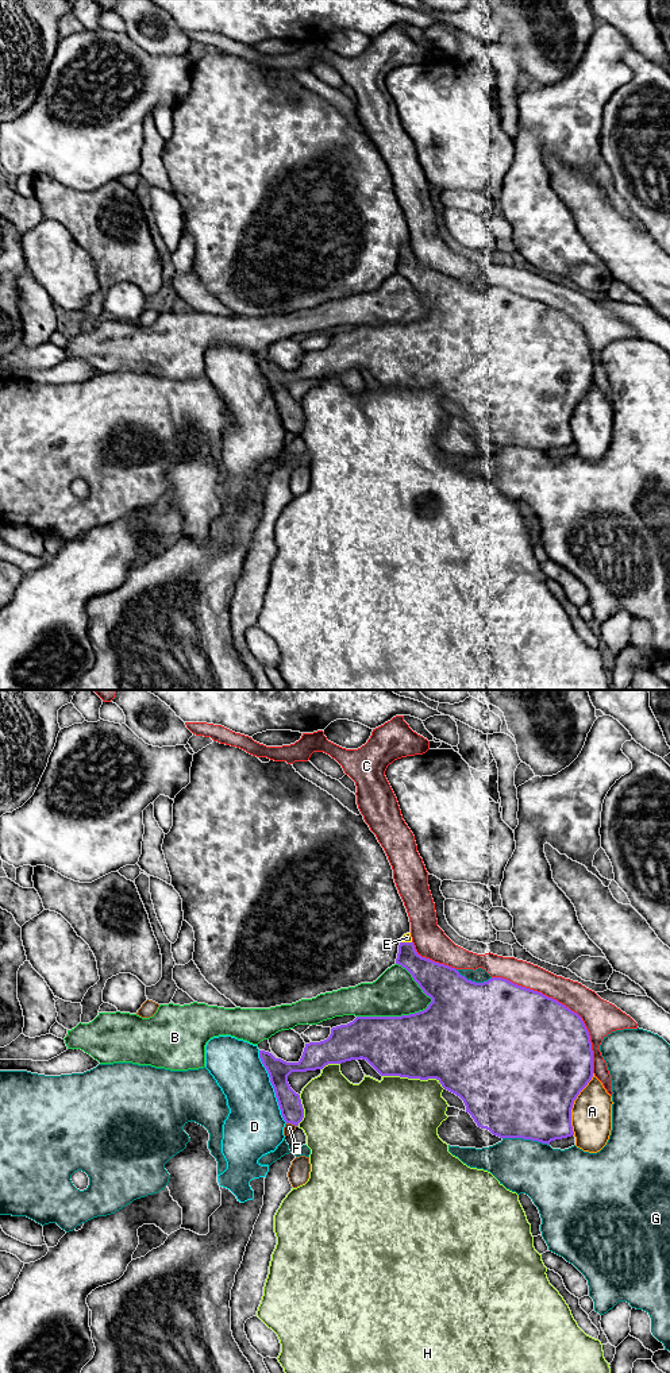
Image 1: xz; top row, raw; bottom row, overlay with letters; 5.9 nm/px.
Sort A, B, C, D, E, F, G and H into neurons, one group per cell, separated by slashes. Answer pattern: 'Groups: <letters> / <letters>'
Groups: A / B / C / D / E / F / G / H

